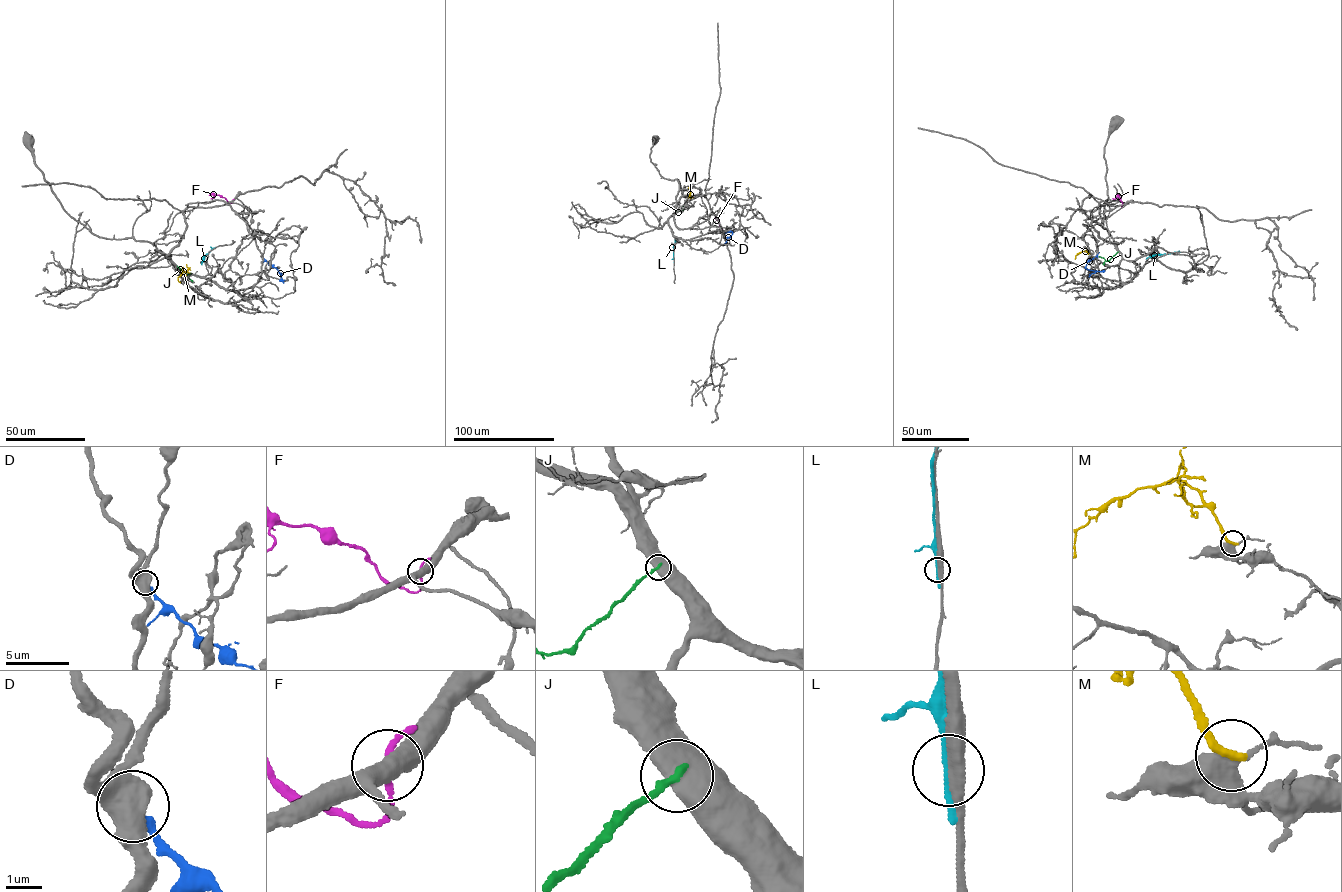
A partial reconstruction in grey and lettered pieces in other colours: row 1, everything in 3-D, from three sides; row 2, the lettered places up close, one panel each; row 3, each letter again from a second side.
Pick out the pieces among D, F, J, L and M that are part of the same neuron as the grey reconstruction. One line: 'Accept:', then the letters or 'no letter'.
Accept: no letter

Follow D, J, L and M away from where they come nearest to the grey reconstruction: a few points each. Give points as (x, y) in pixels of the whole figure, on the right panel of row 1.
D: (1098, 253), (1086, 264), (1086, 269), (1096, 271), (1089, 274)
J: (1118, 251), (1107, 261), (1098, 256)
L: (1178, 251), (1146, 259)
M: (1092, 257), (1086, 250), (1075, 259)

